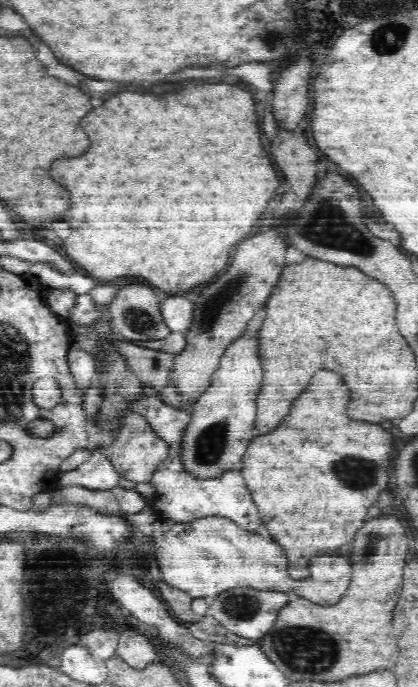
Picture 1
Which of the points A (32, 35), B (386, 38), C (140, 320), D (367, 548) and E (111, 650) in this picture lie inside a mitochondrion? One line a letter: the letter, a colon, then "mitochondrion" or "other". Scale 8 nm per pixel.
A: other
B: mitochondrion
C: mitochondrion
D: mitochondrion
E: other

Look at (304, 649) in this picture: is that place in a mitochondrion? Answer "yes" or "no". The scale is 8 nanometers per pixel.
yes

